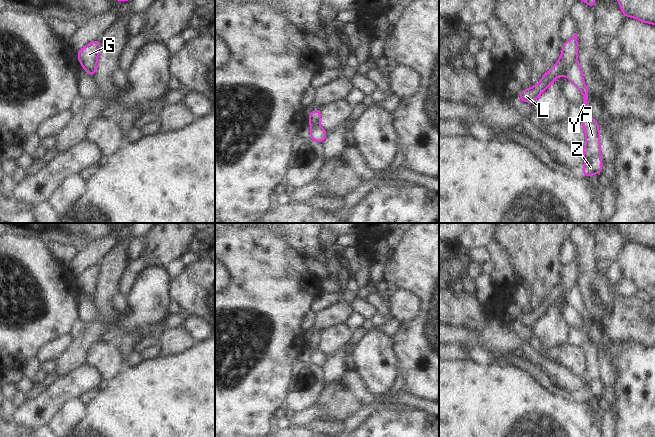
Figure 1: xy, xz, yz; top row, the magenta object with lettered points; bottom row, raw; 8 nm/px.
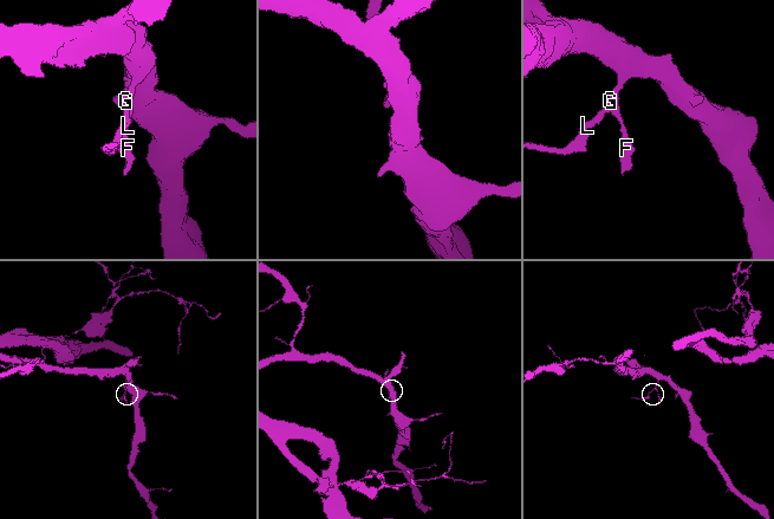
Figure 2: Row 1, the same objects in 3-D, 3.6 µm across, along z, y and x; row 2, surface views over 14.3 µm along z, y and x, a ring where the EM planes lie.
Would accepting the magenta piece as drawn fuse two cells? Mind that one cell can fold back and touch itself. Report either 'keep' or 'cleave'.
cleave

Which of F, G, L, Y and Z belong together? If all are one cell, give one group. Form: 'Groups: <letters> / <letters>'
Groups: F Y Z / G L

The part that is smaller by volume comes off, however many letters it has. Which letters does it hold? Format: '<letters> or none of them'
F, Y, Z

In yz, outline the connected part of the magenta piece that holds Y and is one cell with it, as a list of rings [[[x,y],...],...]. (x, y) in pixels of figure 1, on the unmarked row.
[[[577,282],[574,287],[566,292],[565,300],[582,316],[584,325],[581,331],[584,334],[584,343],[581,346],[586,357],[586,370],[581,375],[585,381],[585,388],[582,392],[582,397],[586,401],[595,399],[597,397],[602,397],[602,381],[600,378],[600,364],[599,364],[599,348],[588,338],[591,335],[587,332],[588,313],[584,307],[582,301],[582,295],[578,289]]]

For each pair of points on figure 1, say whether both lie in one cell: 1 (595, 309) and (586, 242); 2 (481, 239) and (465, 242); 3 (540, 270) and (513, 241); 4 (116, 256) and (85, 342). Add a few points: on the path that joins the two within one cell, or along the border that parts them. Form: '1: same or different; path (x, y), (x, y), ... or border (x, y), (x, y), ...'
1: same; path (592, 292), (587, 259)
2: same; path (477, 239), (469, 239)
3: same; path (535, 263), (520, 248)
4: same; path (110, 277), (106, 290), (106, 321)

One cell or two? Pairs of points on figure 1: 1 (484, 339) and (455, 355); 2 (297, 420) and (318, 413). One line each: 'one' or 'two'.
1: two
2: one

